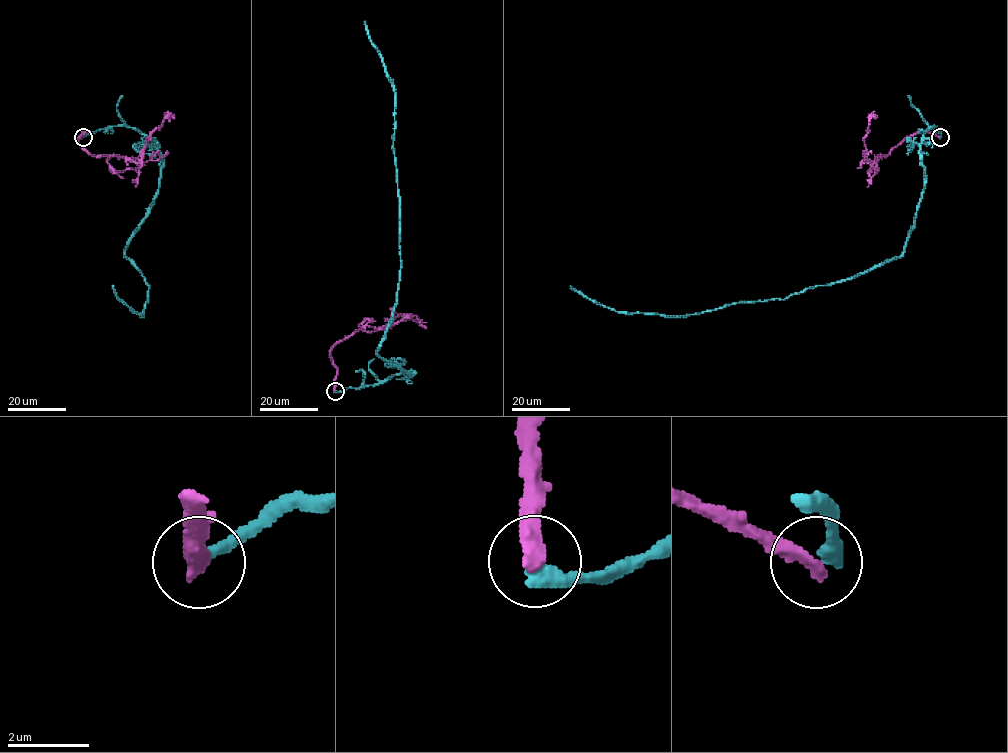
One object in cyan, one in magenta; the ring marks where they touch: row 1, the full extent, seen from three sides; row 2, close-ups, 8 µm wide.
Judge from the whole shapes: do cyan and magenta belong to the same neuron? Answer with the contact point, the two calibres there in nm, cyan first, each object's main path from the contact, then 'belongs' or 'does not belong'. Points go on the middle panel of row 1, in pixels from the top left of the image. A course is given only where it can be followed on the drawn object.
at (335, 391); 360 nm thick on the cyan side, 400 nm on the other; cyan runs (335, 391), (414, 372), (377, 354), (400, 276), (399, 193), (394, 86), (364, 21); magenta runs (335, 391), (337, 368), (330, 350), (339, 342), (359, 330), (377, 330), (397, 316), (416, 320), (426, 328); does not belong

